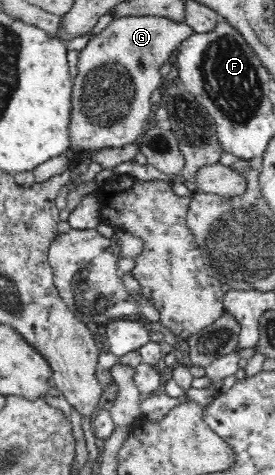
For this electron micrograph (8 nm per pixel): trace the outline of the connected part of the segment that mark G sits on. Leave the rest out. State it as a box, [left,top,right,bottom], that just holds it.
[65,17,194,163]

